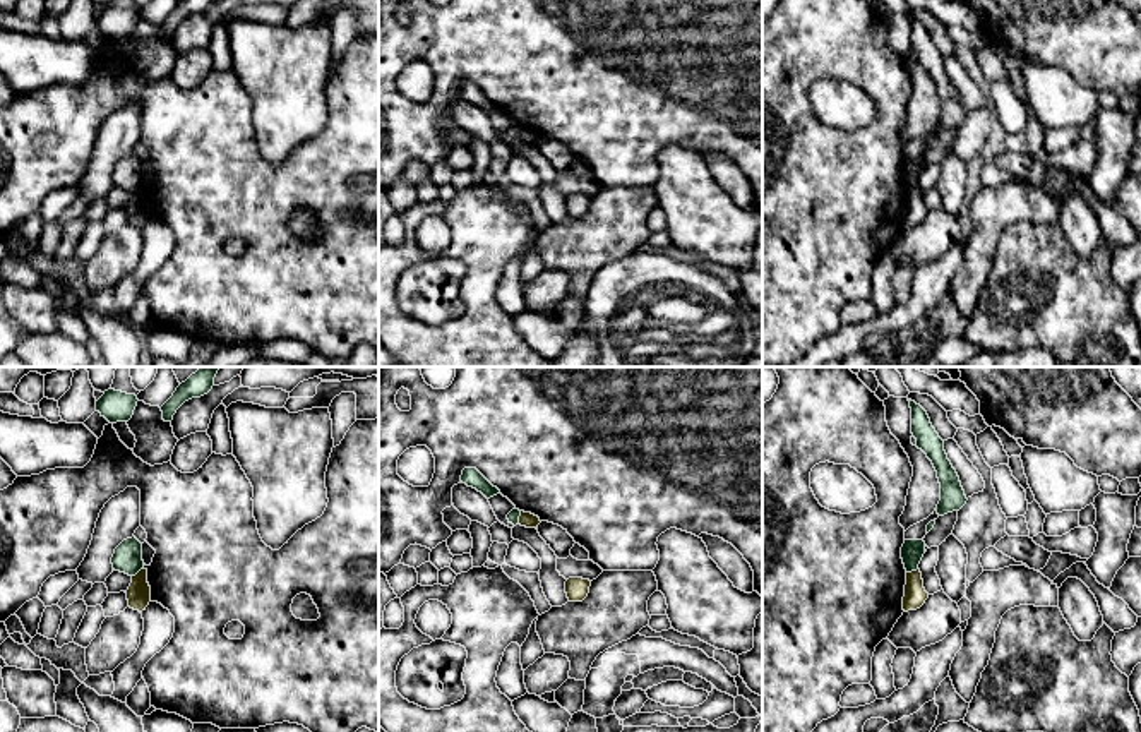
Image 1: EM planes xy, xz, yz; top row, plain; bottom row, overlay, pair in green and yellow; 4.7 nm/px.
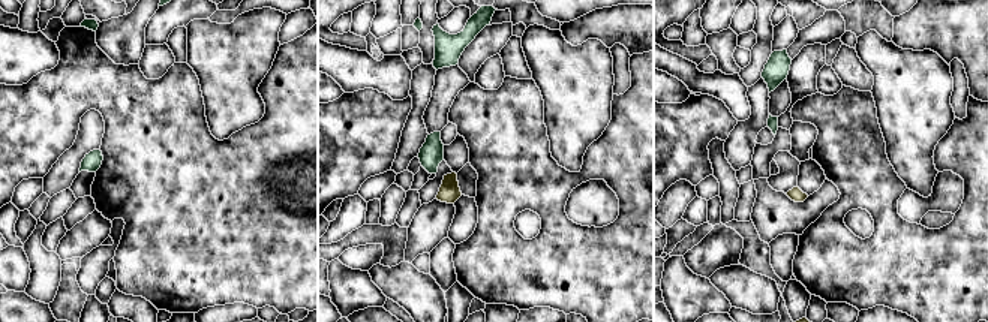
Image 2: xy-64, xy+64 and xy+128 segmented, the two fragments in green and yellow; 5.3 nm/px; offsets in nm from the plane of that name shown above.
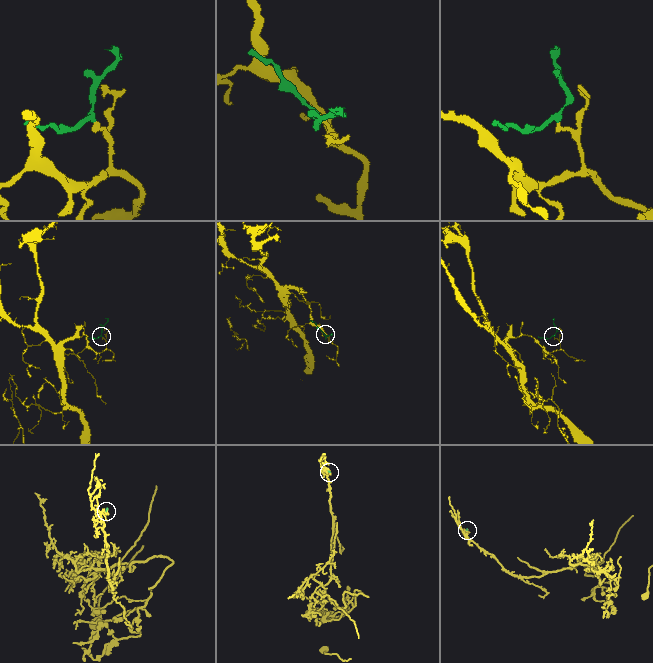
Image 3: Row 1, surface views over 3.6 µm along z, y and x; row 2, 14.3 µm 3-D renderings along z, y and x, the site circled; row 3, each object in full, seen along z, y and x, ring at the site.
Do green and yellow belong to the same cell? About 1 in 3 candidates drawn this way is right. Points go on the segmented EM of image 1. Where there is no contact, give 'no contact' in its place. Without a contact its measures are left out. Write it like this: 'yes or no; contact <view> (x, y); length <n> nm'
no; contact xy (137, 571); length 70 nm

